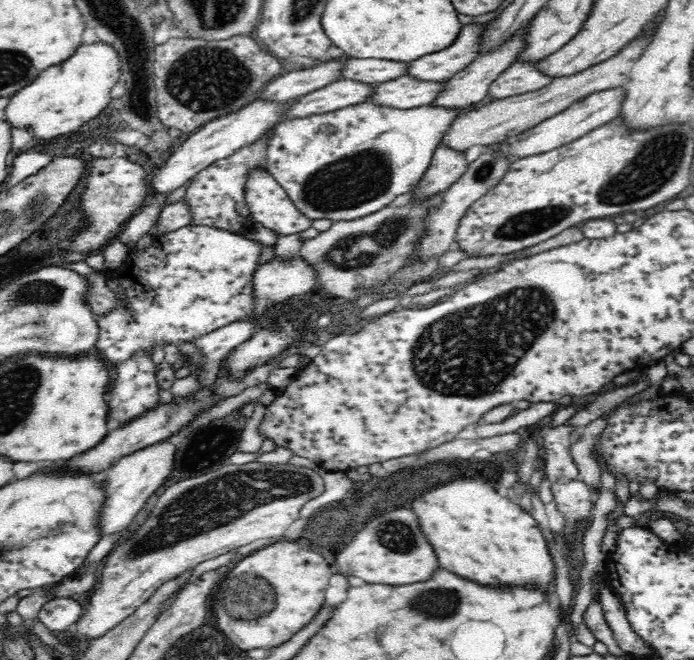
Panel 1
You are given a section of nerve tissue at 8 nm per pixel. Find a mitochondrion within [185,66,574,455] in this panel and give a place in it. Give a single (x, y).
(469, 352)

